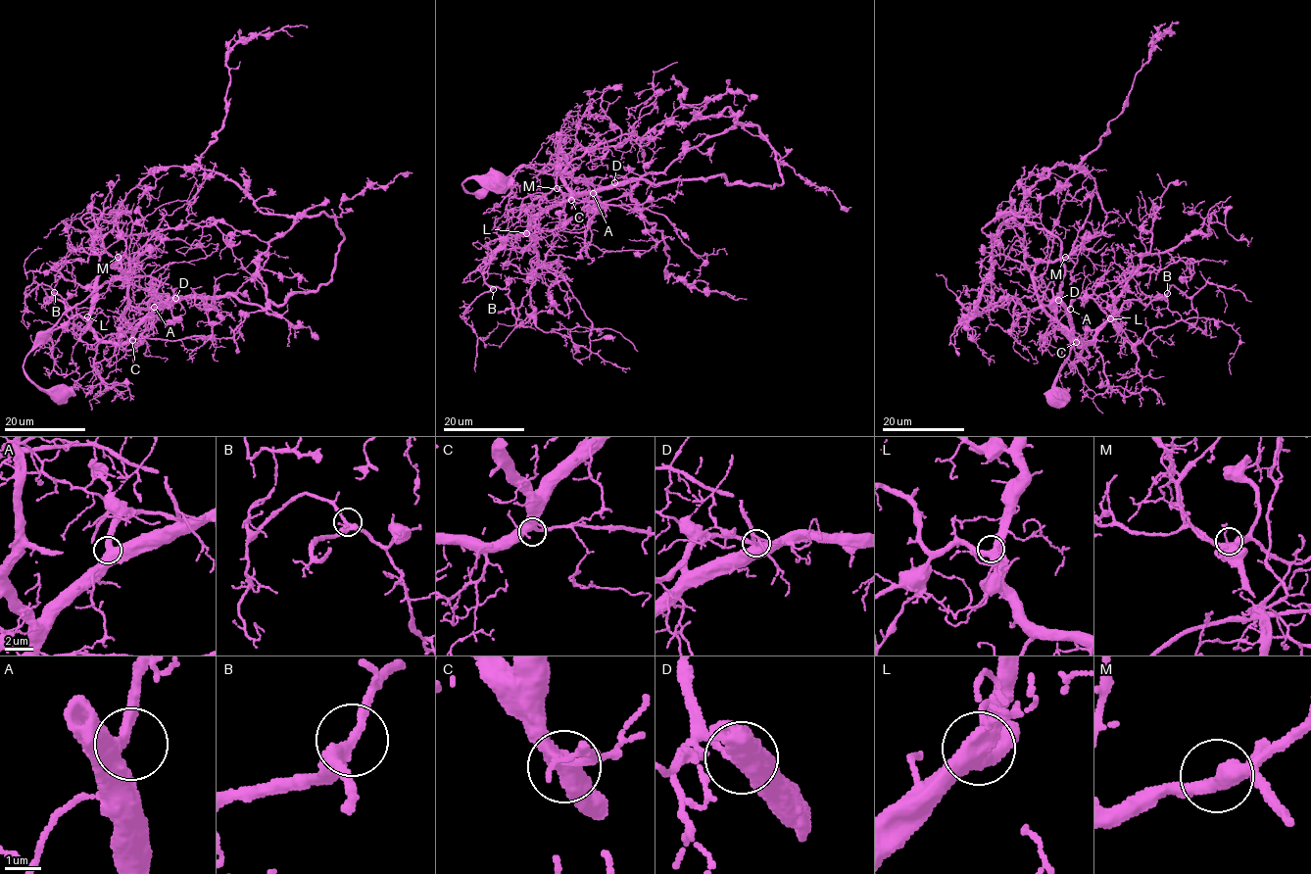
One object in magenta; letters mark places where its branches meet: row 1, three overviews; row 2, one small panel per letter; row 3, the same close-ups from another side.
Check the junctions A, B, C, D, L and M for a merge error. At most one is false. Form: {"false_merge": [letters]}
{"false_merge": []}

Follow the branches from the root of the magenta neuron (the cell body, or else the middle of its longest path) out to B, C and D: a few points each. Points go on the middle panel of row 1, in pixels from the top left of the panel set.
B: (501, 181), (461, 184), (482, 193), (521, 166), (614, 182), (509, 235), (483, 271), (493, 289)
C: (501, 181), (471, 176), (461, 184), (482, 193), (521, 166), (613, 178), (571, 200)
D: (501, 181), (471, 176), (461, 184), (482, 193), (521, 166), (567, 177), (611, 176), (614, 182)

